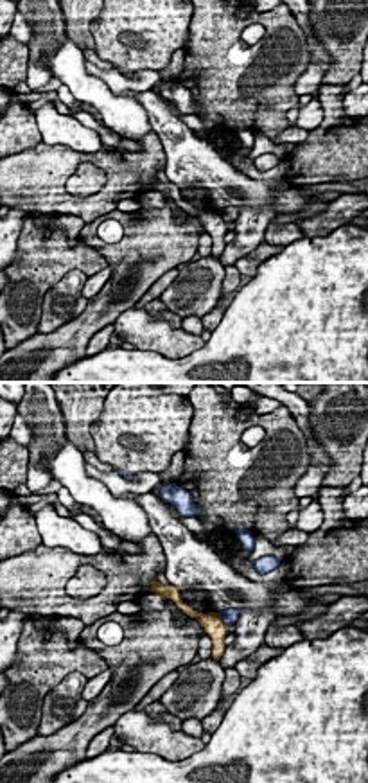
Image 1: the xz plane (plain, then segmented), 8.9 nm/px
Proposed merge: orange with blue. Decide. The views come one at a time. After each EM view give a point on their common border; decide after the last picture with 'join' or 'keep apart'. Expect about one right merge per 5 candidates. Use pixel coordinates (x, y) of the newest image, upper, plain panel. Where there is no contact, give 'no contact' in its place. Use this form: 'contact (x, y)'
contact (221, 218)

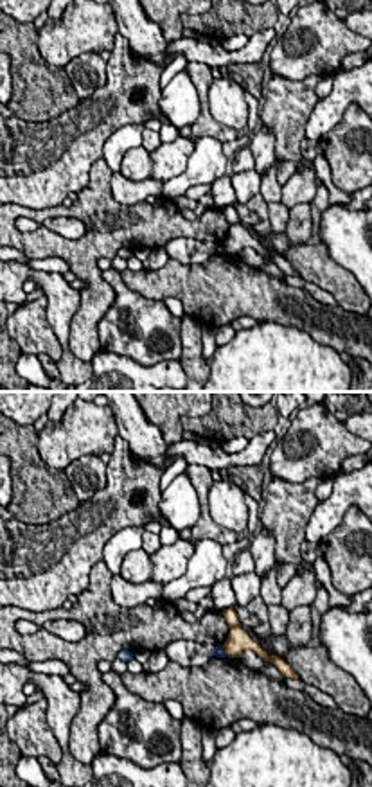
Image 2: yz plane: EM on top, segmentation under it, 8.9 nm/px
contact (225, 247)

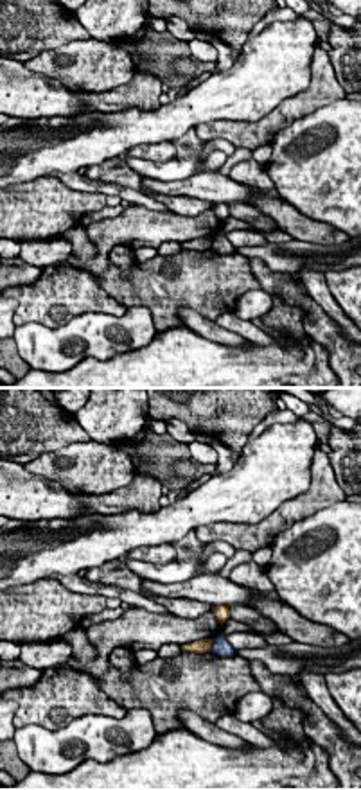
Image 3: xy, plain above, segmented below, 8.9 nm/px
contact (211, 243)

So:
keep apart

